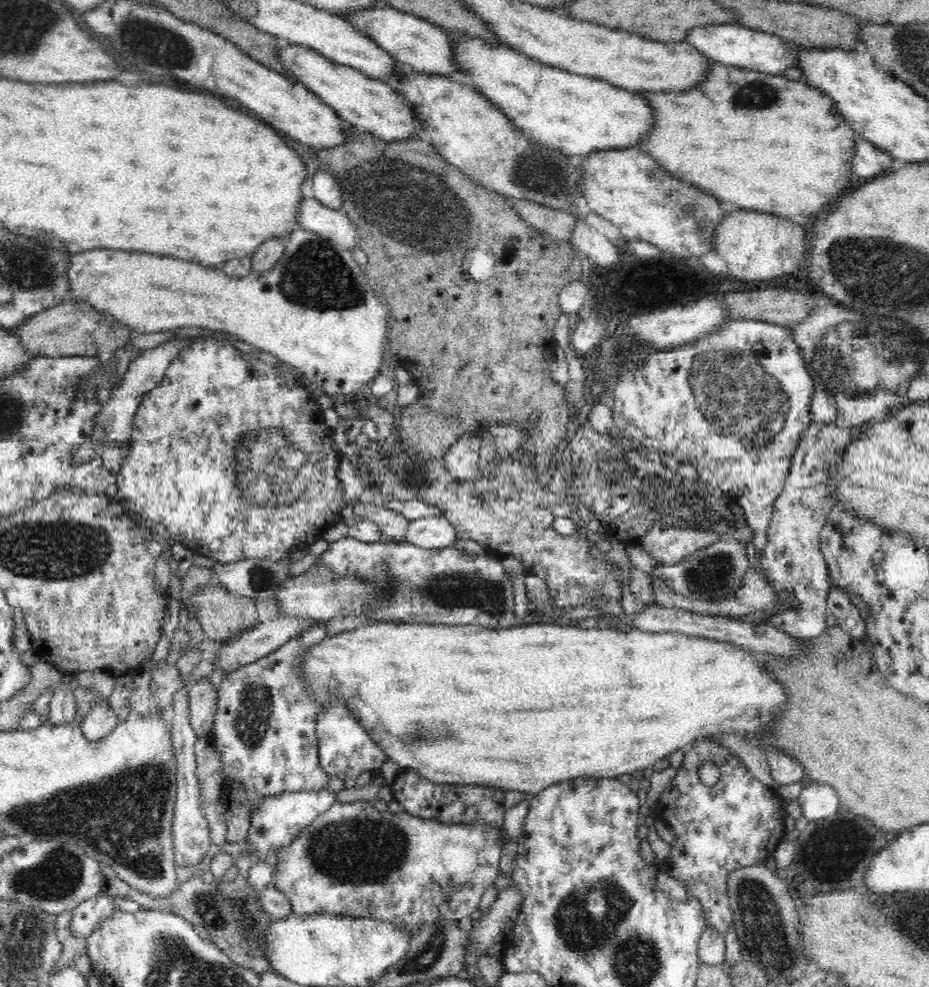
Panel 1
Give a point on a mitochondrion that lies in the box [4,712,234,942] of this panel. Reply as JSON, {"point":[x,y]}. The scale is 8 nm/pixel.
{"point":[60,874]}

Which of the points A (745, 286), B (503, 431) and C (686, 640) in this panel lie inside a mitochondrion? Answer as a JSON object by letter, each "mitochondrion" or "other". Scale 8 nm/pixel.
{"A":"other","B":"other","C":"other"}

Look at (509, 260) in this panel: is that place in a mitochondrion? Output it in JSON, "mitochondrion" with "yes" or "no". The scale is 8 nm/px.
{"mitochondrion":"yes"}

